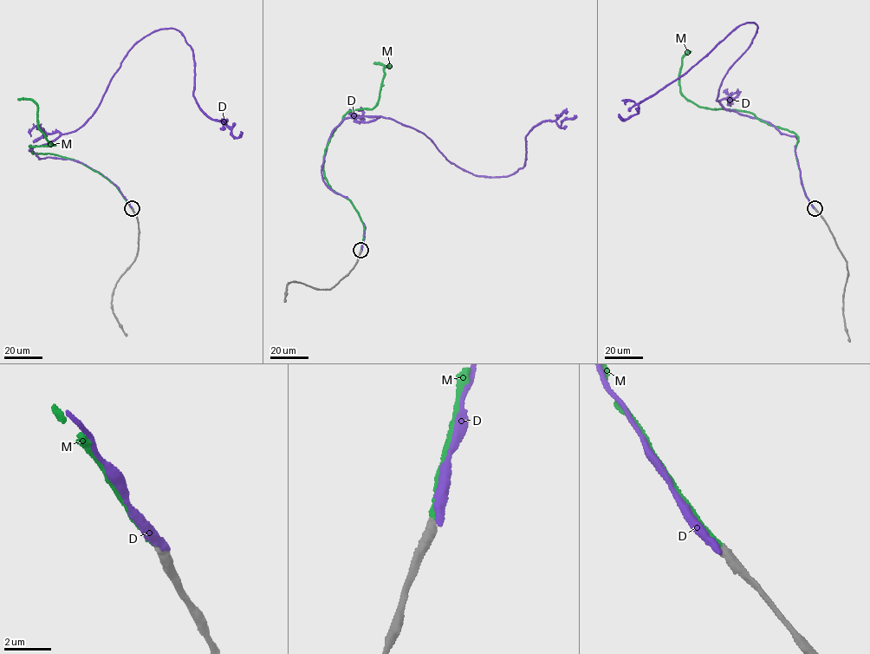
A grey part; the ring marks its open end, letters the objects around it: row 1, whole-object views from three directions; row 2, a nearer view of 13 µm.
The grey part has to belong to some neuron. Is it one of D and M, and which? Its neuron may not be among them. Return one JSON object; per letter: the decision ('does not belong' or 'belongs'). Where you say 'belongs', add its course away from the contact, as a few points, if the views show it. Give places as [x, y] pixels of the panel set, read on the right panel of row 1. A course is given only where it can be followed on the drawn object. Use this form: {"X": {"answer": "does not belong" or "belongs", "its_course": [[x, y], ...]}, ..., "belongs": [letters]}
{"D": {"answer": "does not belong"}, "M": {"answer": "belongs", "its_course": [[815, 208], [805, 195], [793, 133], [747, 112], [699, 107], [680, 91], [682, 61], [691, 51]]}, "belongs": ["M"]}

